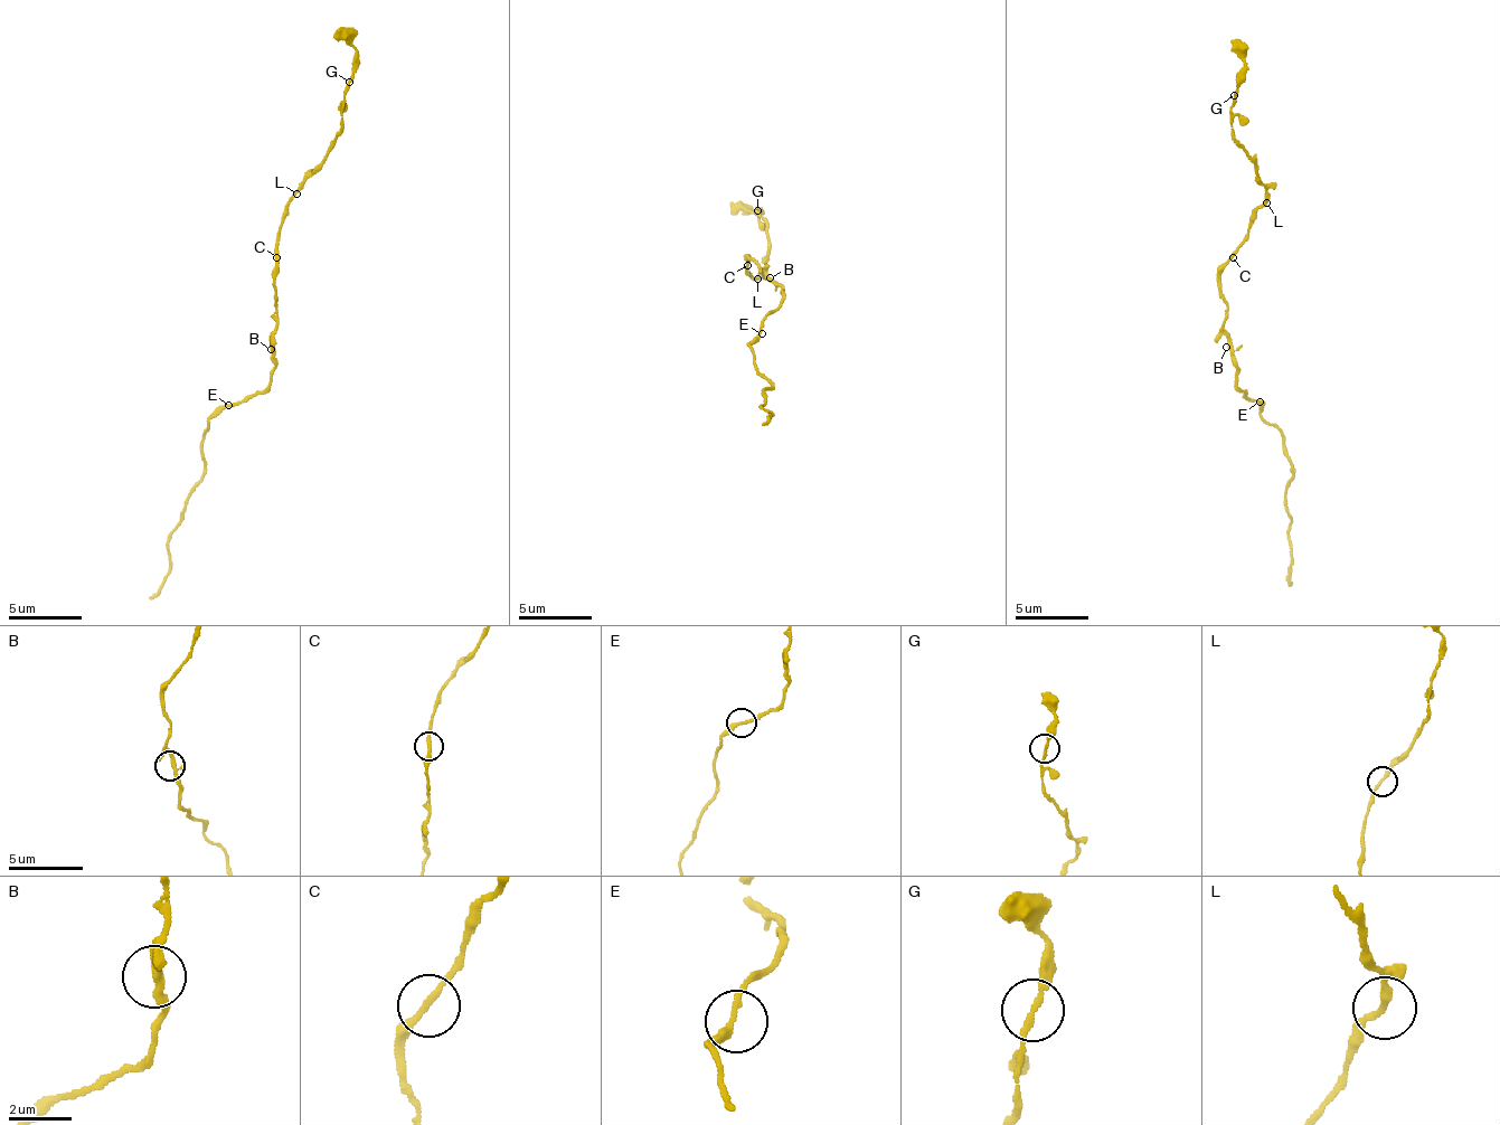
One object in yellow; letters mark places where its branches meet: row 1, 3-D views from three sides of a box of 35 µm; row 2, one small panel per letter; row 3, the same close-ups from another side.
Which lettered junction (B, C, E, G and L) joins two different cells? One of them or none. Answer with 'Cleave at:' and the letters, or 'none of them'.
Cleave at: none of them

